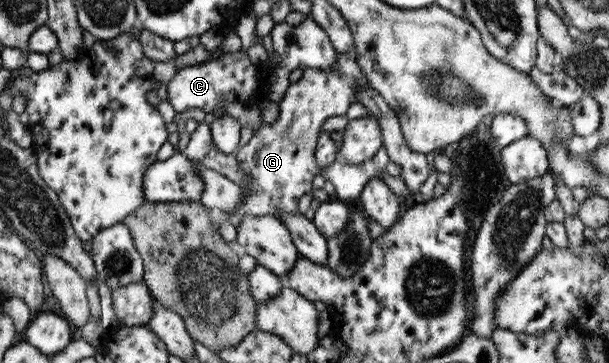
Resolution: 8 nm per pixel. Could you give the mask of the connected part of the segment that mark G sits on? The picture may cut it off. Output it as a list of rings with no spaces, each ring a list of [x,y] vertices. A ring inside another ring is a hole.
[[[349,50],[345,53],[337,53],[334,59],[334,64],[330,67],[330,70],[305,68],[302,71],[301,76],[297,81],[288,84],[286,92],[276,100],[278,115],[273,123],[260,125],[259,129],[253,133],[249,142],[239,151],[234,154],[237,167],[240,172],[245,173],[245,177],[249,179],[250,185],[241,187],[244,193],[244,201],[242,205],[238,207],[233,213],[229,214],[229,221],[233,226],[237,227],[240,224],[243,216],[266,216],[284,214],[285,212],[297,213],[297,200],[304,193],[308,193],[311,189],[311,181],[316,175],[321,175],[326,181],[329,181],[335,188],[335,194],[341,201],[346,201],[358,197],[358,193],[367,182],[381,179],[381,174],[385,173],[385,166],[388,162],[387,153],[385,147],[381,147],[373,157],[362,161],[359,164],[345,164],[343,157],[339,155],[339,152],[335,153],[335,161],[327,166],[327,168],[317,168],[317,162],[313,157],[315,147],[317,147],[317,137],[319,137],[319,130],[321,124],[333,116],[345,115],[350,105],[357,103],[354,89],[358,85],[368,85],[365,74],[359,69],[356,62],[356,55],[354,50]]]

